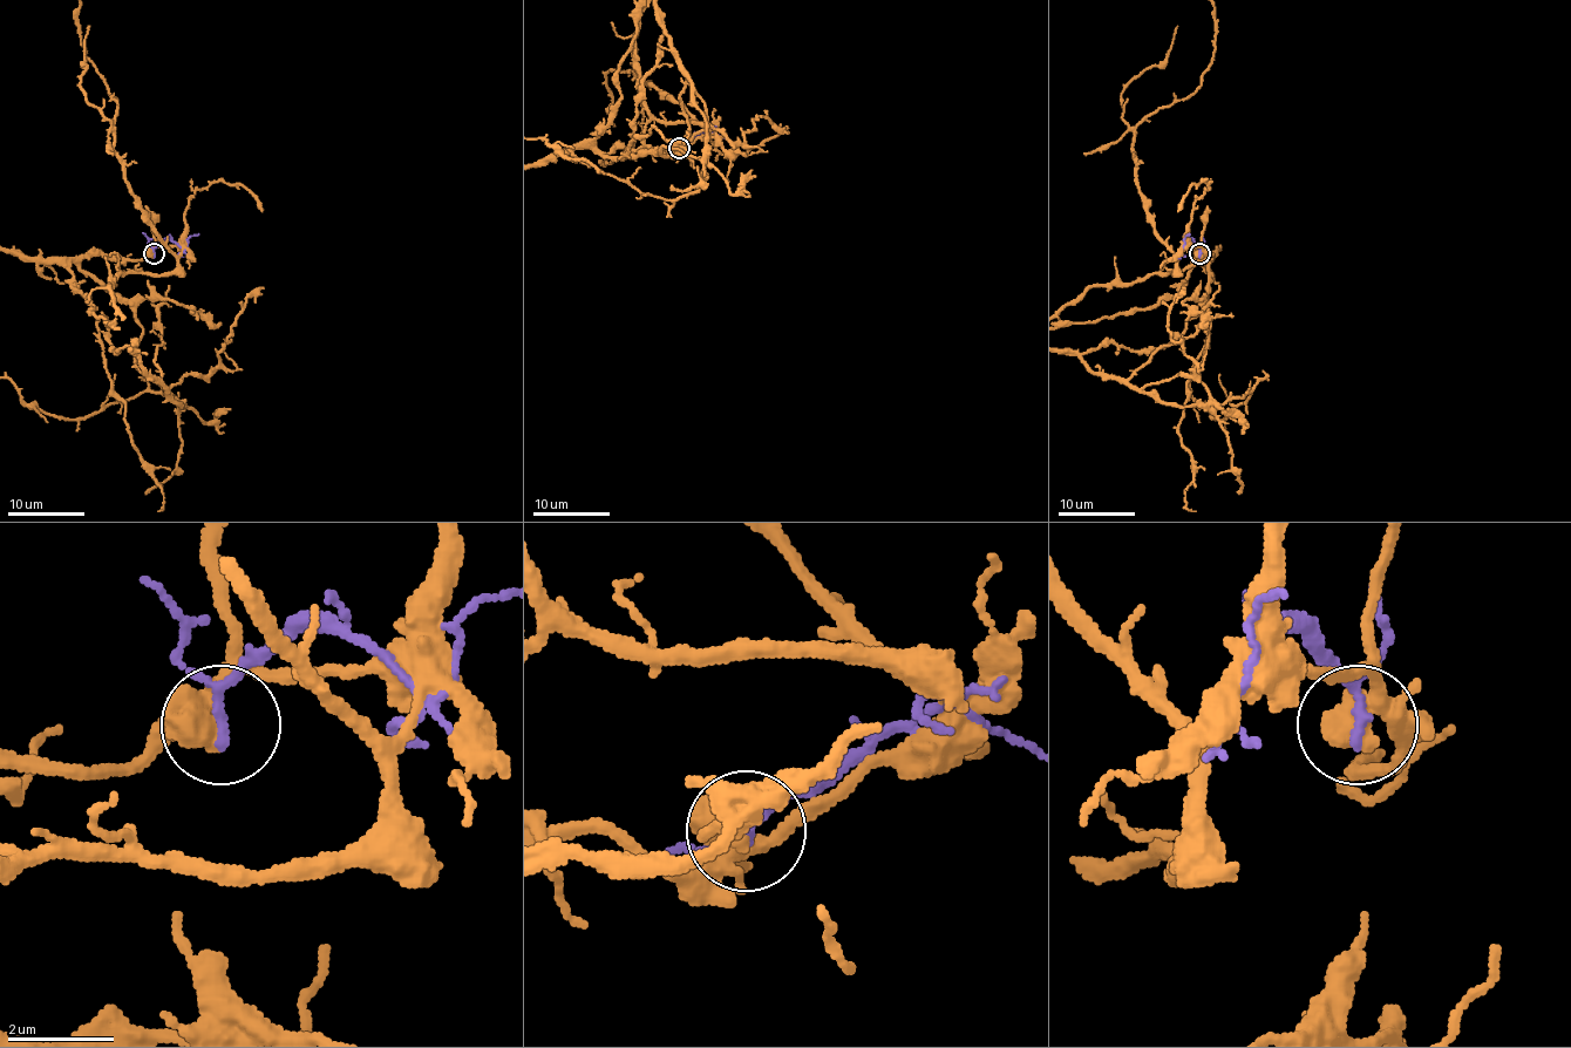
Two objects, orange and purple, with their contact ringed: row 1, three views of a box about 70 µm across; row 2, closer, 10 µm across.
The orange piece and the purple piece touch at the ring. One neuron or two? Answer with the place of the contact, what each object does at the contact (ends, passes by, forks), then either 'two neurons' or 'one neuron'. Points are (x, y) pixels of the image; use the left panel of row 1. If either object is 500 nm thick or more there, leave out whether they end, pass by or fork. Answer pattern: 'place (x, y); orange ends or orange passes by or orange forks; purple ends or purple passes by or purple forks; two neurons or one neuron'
place (154, 253); orange forks; purple passes by; two neurons

